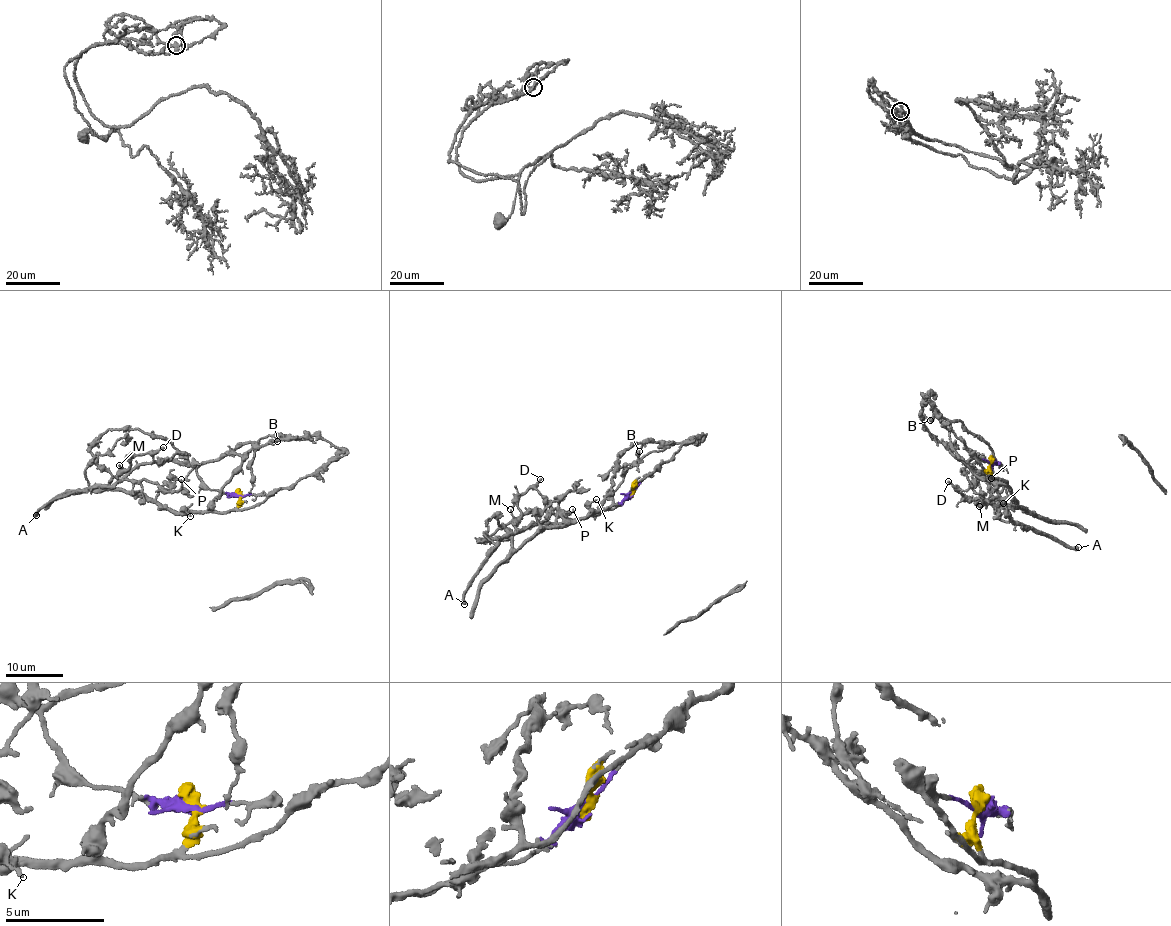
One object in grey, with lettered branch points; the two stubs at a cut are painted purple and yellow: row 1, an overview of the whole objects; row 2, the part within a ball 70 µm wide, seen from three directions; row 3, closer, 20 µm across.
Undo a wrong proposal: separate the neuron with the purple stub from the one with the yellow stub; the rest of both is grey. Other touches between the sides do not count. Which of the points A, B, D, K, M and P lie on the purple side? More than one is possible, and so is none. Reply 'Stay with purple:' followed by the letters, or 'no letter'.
Stay with purple: A, B

